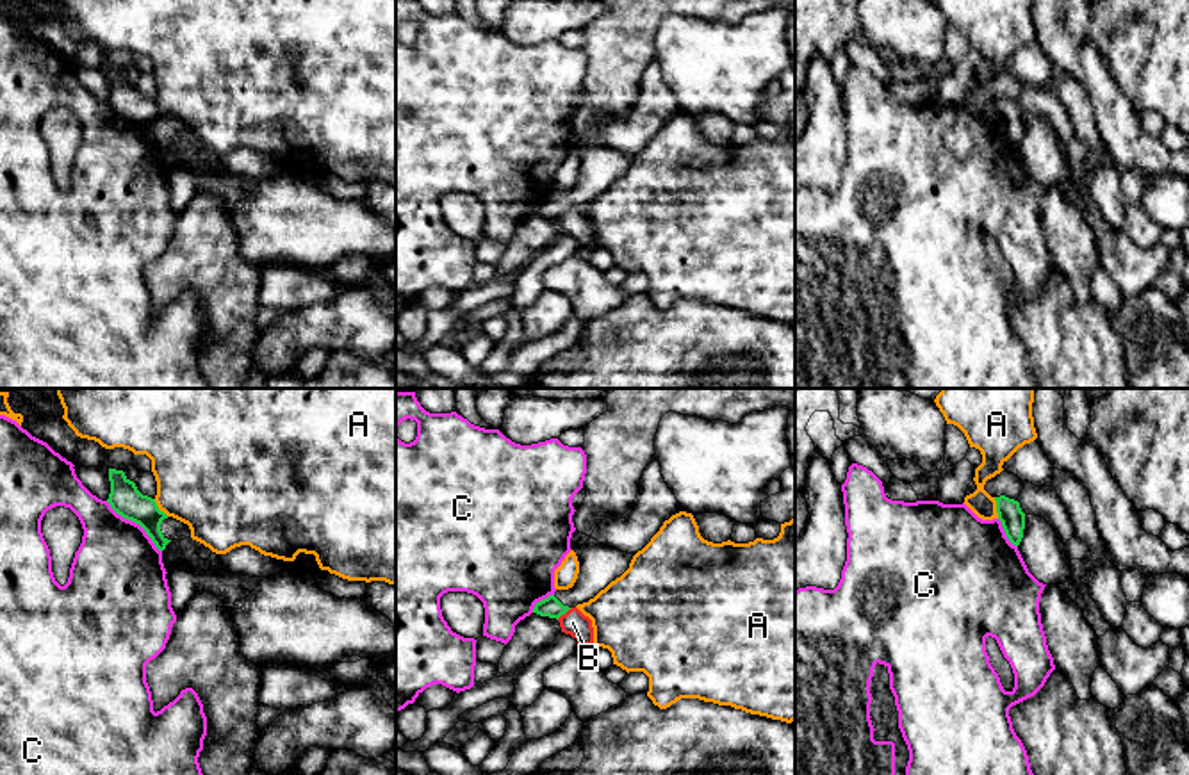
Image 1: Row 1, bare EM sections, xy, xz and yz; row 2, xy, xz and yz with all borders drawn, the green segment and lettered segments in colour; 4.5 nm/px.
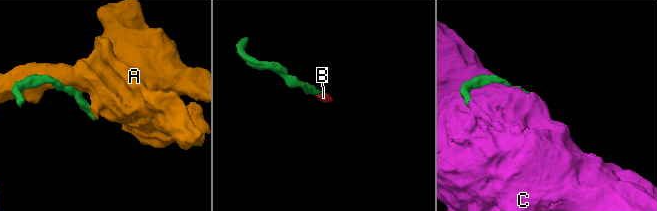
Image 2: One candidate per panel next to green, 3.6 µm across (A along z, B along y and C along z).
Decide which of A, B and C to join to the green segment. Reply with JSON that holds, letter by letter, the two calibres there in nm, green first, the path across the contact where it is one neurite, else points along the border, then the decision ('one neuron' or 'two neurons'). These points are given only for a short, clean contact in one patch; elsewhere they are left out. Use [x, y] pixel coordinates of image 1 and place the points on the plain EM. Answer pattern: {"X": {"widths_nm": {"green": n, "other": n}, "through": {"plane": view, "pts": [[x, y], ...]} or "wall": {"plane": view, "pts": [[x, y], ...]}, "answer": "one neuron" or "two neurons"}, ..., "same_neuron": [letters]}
{"A": {"widths_nm": {"green": 110, "other": 110}, "answer": "two neurons"}, "B": {"widths_nm": {"green": 90, "other": 110}, "through": {"plane": "xz", "pts": [[551, 207], [564, 214], [573, 223]]}, "answer": "one neuron"}, "C": {"widths_nm": {"green": 150, "other": 420}, "answer": "two neurons"}, "same_neuron": ["B"]}

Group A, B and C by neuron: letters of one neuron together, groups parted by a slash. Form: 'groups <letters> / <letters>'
groups A / B / C

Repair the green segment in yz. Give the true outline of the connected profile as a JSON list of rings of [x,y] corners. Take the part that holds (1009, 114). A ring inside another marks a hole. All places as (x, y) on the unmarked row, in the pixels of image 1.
[[[1000,96],[995,98],[995,102],[996,102],[998,121],[1002,123],[1005,137],[1013,146],[1018,148],[1023,139],[1025,114],[1021,112],[1020,103],[1014,100]]]

